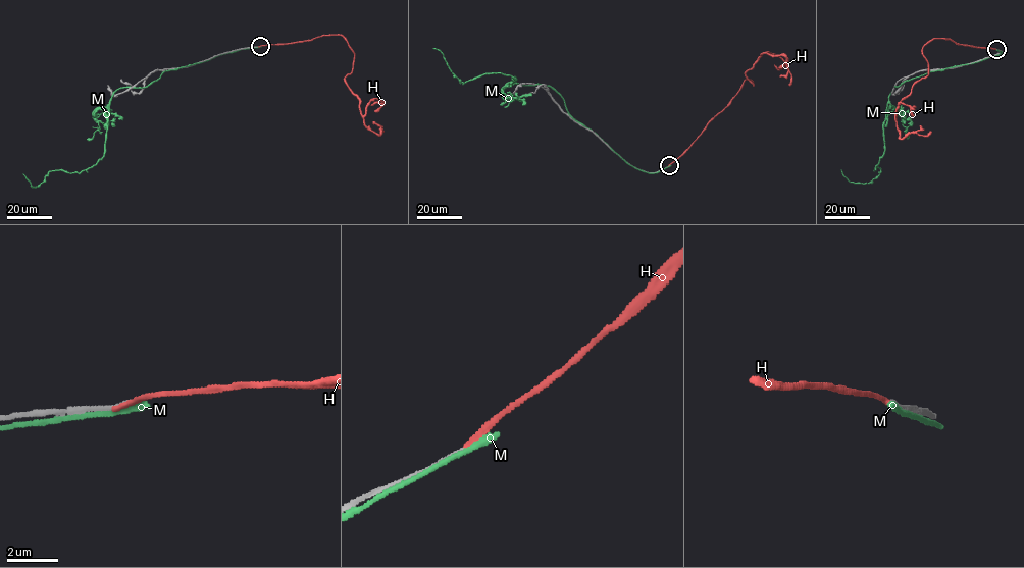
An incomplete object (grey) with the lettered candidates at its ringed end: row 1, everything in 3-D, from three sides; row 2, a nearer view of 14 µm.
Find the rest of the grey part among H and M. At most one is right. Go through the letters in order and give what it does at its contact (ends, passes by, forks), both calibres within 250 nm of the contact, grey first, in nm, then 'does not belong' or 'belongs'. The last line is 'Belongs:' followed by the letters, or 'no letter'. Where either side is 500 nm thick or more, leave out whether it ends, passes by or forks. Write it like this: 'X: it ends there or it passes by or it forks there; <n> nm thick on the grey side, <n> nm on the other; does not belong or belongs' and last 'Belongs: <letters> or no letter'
H: it ends there; 190 nm thick on the grey side, 240 nm on the other; does not belong
M: it passes by; 160 nm thick on the grey side, 190 nm on the other; does not belong
Belongs: no letter

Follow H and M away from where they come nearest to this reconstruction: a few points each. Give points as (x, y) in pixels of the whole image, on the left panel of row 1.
H: (259, 46), (344, 37), (354, 54), (345, 81), (359, 99), (364, 123), (378, 135), (379, 126)
M: (256, 47), (120, 87), (95, 164), (51, 170), (37, 187), (22, 174)

